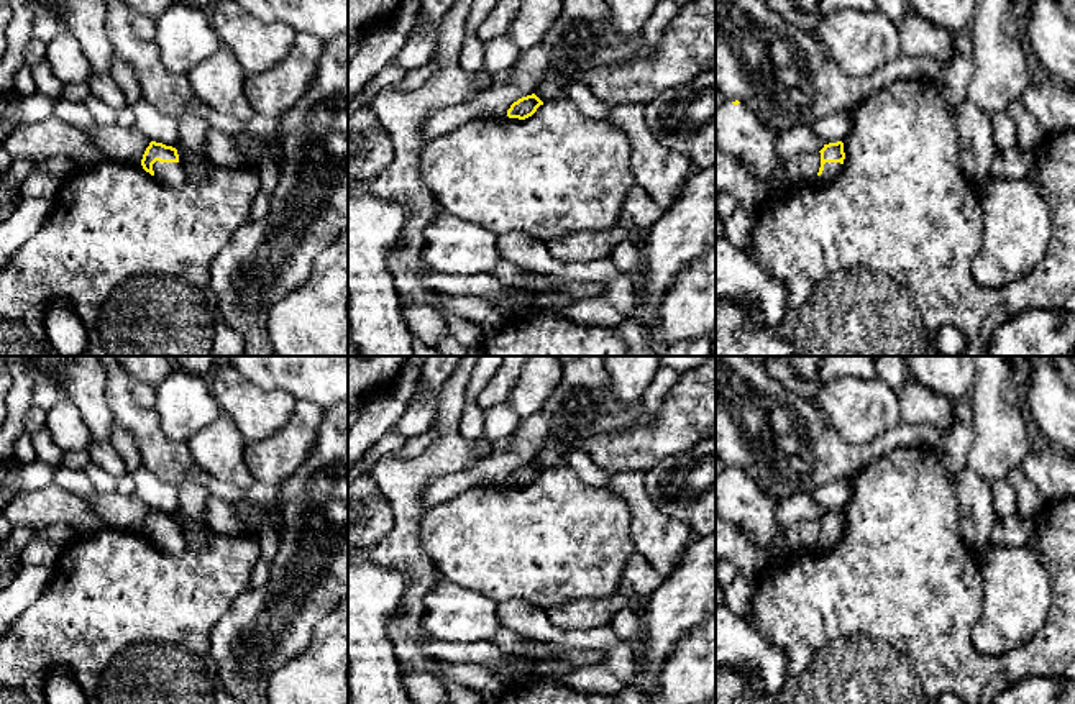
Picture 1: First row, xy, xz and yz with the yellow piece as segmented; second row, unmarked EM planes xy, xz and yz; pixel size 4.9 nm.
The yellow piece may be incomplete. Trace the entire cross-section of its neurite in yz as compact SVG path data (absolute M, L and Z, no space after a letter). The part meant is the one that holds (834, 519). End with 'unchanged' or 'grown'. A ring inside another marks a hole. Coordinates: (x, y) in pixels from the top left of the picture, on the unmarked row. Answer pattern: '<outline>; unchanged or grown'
M829 510L824 512L821 520L821 535L817 545L812 548L816 553L829 551L840 540L845 527L844 510Z; grown

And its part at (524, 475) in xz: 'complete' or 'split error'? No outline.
complete

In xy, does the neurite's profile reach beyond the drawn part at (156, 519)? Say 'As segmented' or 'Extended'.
Extended

